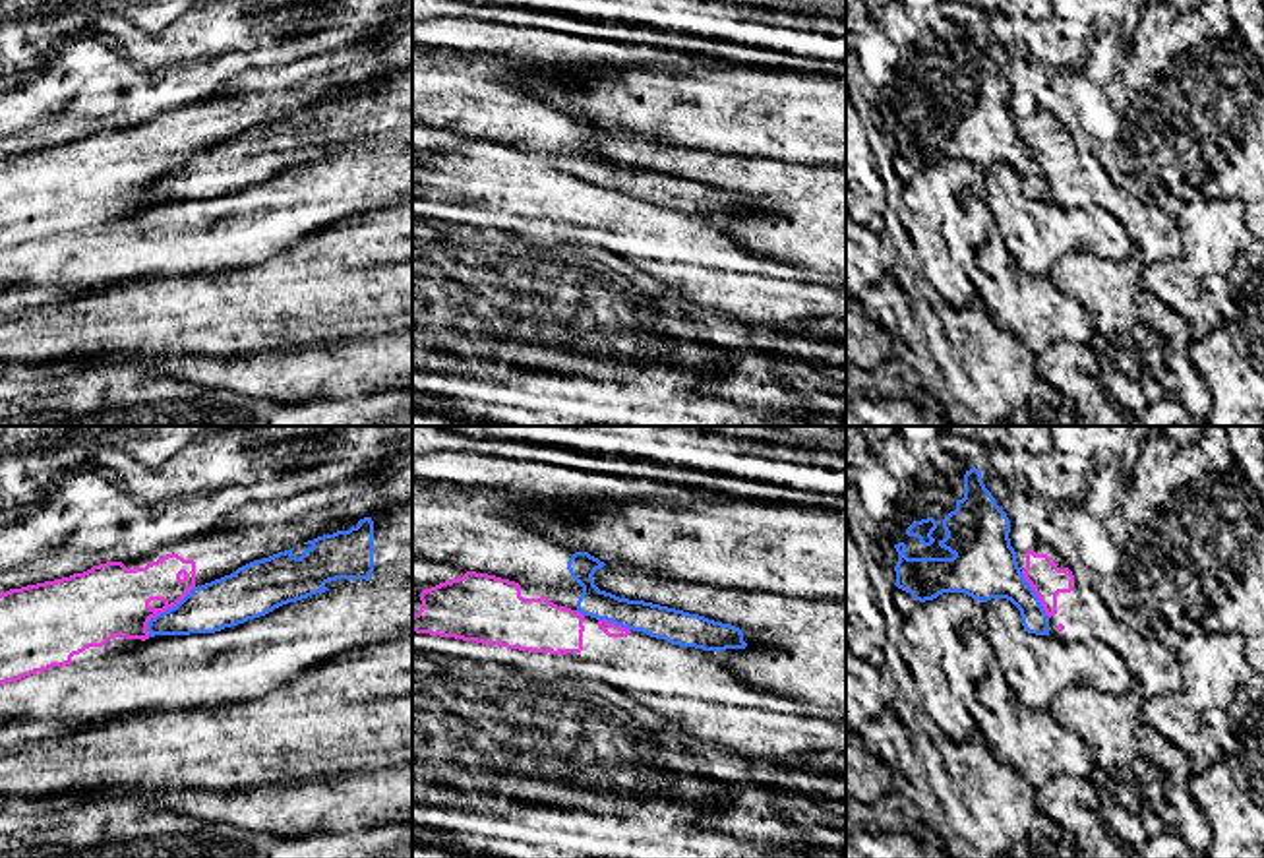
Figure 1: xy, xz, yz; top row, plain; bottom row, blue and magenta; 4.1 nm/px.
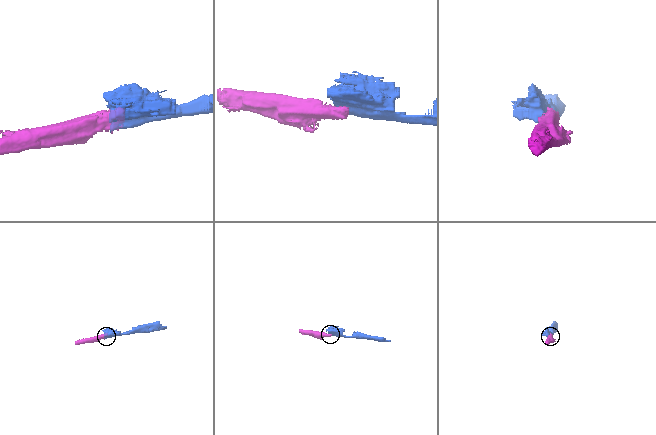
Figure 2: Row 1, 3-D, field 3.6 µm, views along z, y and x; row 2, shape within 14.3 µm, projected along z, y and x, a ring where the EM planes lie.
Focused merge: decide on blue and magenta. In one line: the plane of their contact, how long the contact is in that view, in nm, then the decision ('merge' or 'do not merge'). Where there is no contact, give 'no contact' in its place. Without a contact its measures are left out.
xy | 300 nm | do not merge

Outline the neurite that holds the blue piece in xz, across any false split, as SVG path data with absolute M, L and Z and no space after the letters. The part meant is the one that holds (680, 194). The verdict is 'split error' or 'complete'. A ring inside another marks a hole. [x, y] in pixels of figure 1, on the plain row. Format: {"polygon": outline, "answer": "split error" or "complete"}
{"polygon": "M412 45L412 124L515 147L557 172L672 211L703 217L747 213L736 192L600 157L592 141L604 128L505 79L511 72L527 74L534 68L544 76L567 70L573 81L585 79L592 70L585 62L542 64L519 52Z", "answer": "split error"}

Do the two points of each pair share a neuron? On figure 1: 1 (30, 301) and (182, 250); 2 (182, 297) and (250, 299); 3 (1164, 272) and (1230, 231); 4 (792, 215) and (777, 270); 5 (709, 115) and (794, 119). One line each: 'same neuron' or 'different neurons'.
1: different neurons
2: same neuron
3: same neuron
4: different neurons
5: same neuron

